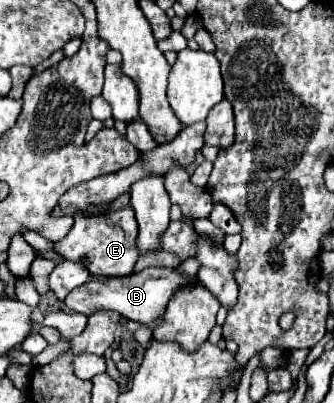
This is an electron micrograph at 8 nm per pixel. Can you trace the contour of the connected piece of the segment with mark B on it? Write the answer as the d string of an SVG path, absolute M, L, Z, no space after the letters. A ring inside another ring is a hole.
M146 268L142 272L134 272L130 276L114 276L114 278L106 278L106 276L94 276L90 282L86 282L80 288L74 288L66 298L64 304L66 308L86 314L90 316L96 310L114 310L118 314L122 314L126 320L134 320L140 324L152 324L160 314L166 312L166 304L170 300L170 292L174 292L174 288L182 286L188 282L196 282L198 278L184 278L180 274L176 274L170 268ZM98 278L98 280L94 280ZM90 286L98 286L98 290L90 288Z

